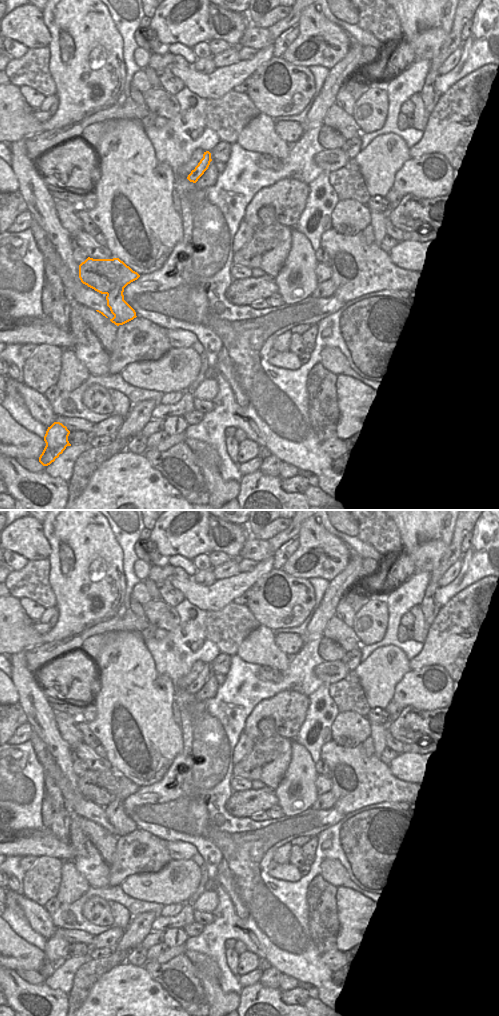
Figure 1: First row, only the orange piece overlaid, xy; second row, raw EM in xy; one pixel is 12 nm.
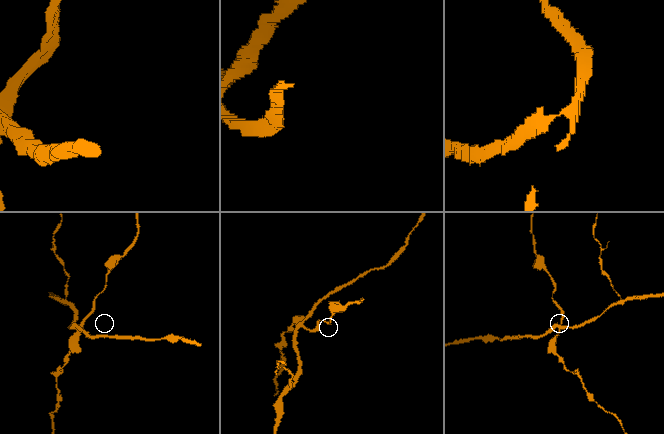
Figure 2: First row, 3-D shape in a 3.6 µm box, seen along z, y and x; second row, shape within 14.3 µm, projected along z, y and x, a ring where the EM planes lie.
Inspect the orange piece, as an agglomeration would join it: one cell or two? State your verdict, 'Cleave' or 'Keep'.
Cleave.

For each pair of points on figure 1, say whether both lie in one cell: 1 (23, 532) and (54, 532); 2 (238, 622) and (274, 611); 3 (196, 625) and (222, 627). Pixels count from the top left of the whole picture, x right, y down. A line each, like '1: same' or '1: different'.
1: different
2: different
3: different

